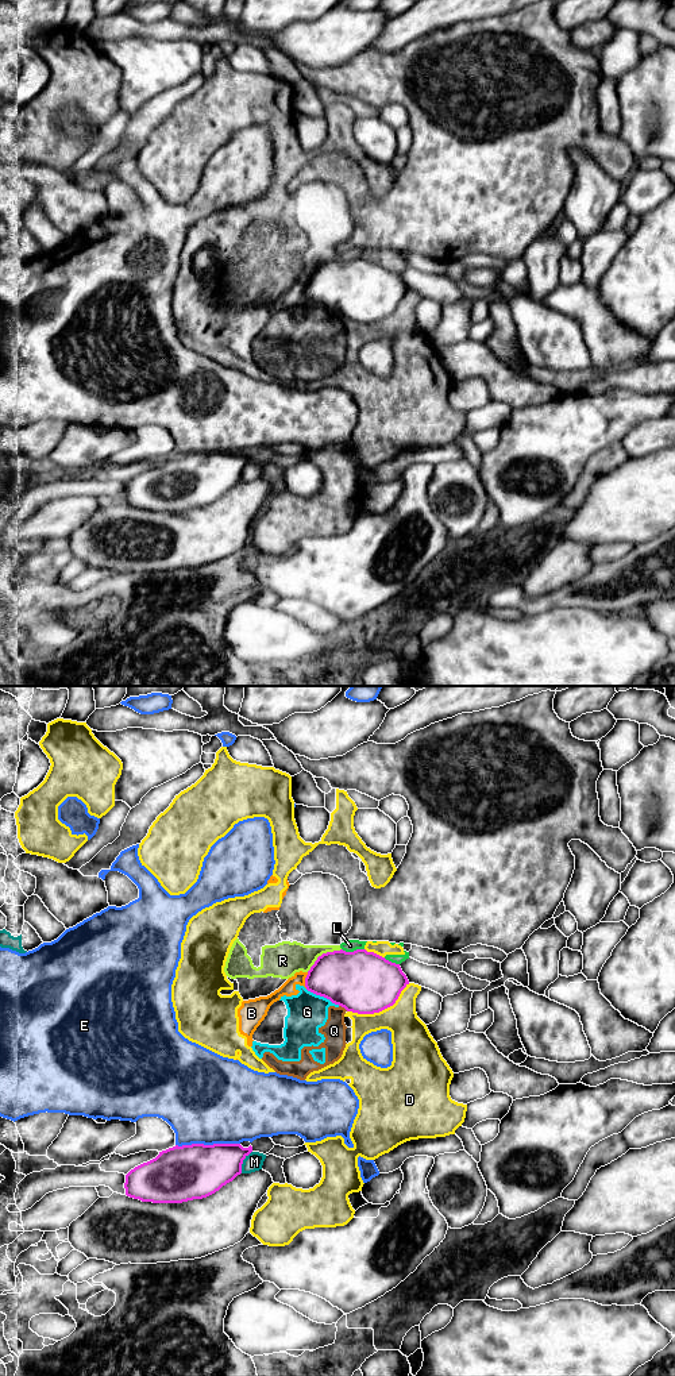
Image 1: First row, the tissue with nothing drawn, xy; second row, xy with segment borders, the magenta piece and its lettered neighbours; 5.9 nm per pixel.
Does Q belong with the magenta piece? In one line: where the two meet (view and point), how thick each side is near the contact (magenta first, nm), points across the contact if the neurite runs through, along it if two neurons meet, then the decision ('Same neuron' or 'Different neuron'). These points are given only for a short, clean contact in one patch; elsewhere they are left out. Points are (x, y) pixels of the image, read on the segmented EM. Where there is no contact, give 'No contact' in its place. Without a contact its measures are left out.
Touches magenta at xy (343, 1006). Thickness 380 nm (magenta) against 140 nm. Boundary: xy (339, 1005), (347, 1010). Different neuron

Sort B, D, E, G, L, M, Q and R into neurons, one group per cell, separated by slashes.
B D G L Q R / E / M

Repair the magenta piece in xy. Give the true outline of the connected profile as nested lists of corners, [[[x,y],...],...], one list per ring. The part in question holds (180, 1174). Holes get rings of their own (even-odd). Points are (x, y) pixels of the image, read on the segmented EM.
[[[240,1144],[176,1145],[131,1169],[126,1175],[126,1195],[153,1203],[182,1203],[207,1198],[242,1173],[243,1160],[251,1152],[251,1145],[243,1148]]]

